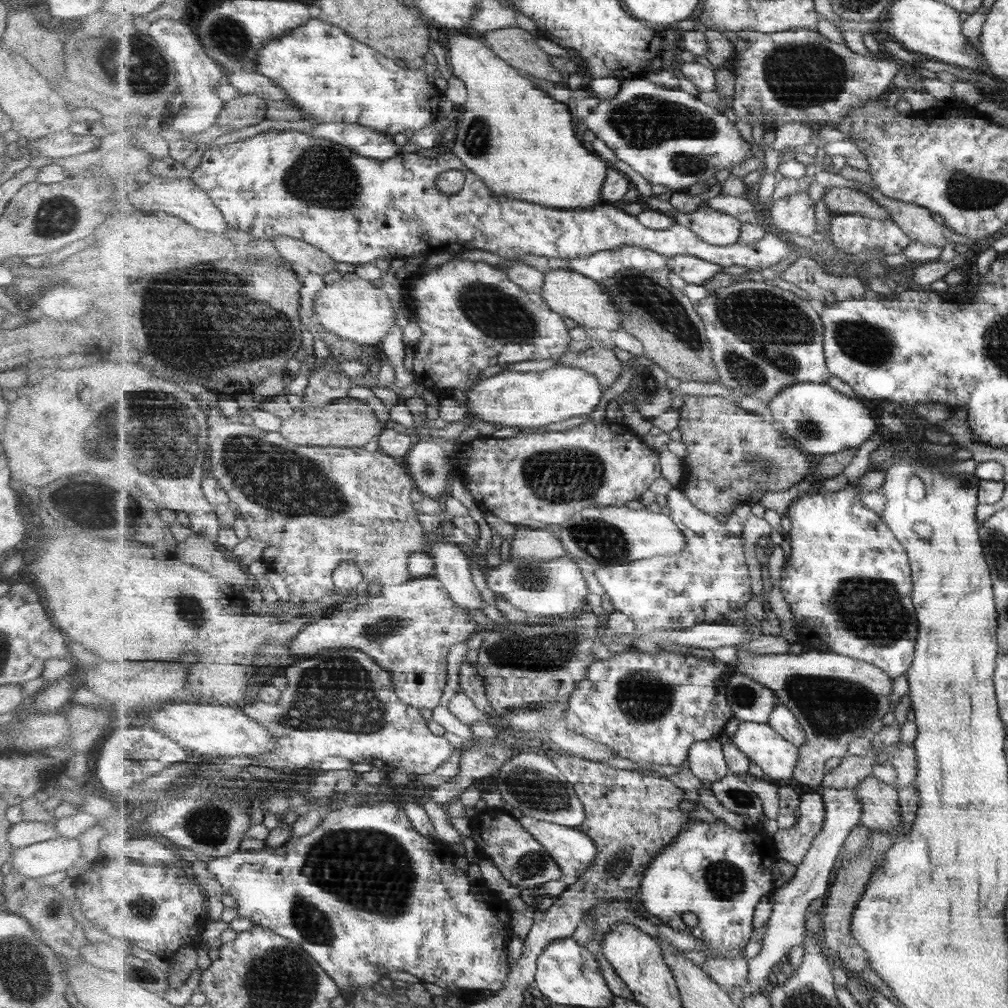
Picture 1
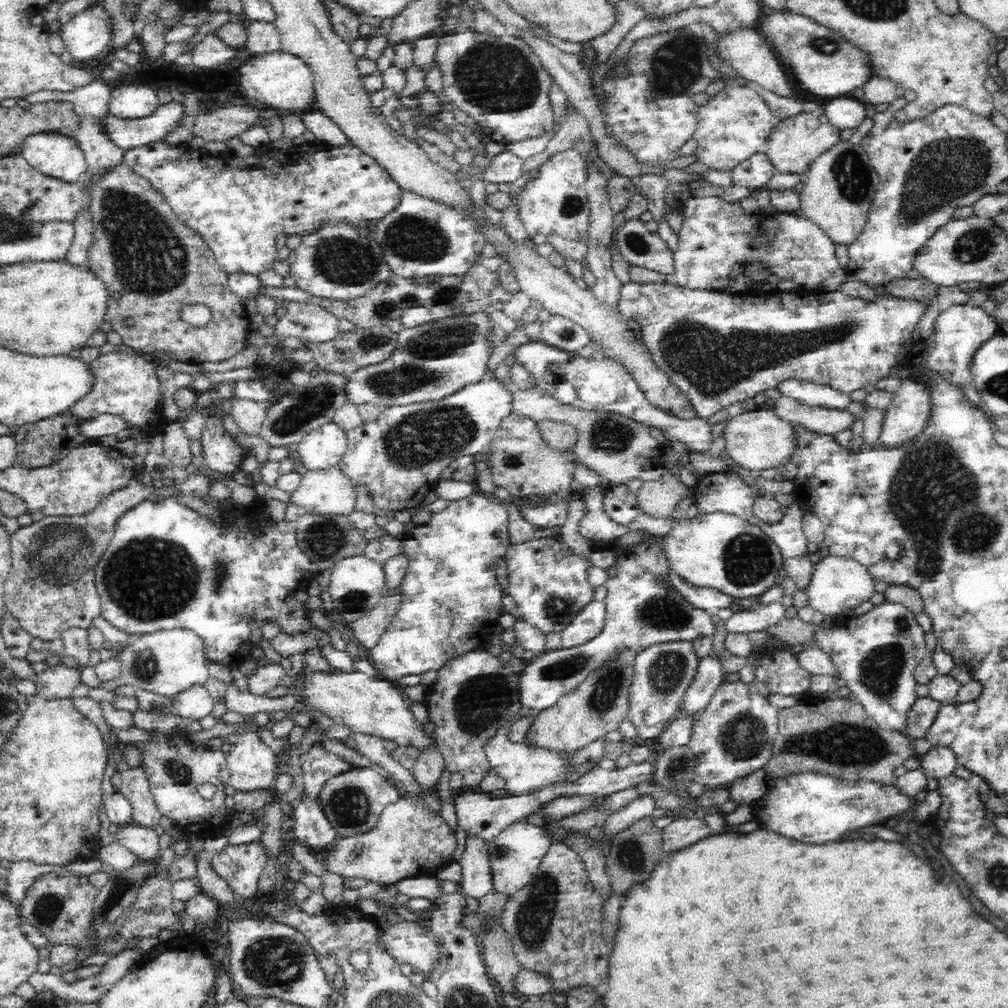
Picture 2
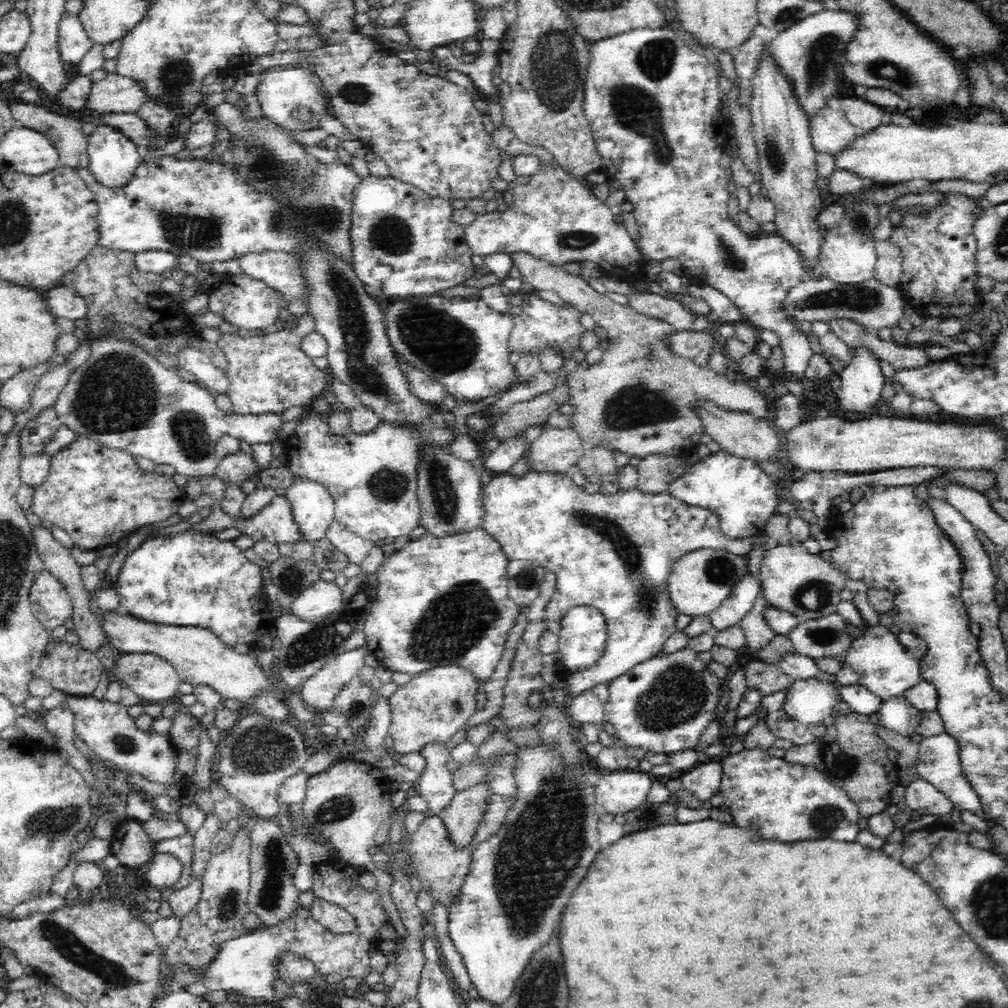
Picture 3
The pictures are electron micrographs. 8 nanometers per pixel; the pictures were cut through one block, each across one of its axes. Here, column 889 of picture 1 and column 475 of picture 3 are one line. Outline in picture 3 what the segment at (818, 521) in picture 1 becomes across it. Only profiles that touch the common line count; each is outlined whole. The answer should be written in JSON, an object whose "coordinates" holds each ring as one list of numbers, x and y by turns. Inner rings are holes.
{"coordinates":[[482,527,448,536,426,532,398,550,387,549,385,559,377,568,378,590,376,602,365,622,365,647,376,656,380,665,392,672,404,672,413,677,437,666,461,665,470,669,479,680,488,680,505,654,508,630,523,613,509,597,508,563,501,544]]}

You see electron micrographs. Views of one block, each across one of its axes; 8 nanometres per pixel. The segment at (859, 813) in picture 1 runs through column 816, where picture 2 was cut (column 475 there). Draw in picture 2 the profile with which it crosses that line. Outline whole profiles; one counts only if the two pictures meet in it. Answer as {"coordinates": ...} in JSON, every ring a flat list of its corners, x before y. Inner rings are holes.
{"coordinates":[[476,837,466,840,458,863,462,866,463,889,474,900,480,900,494,890,490,857,488,844]]}

